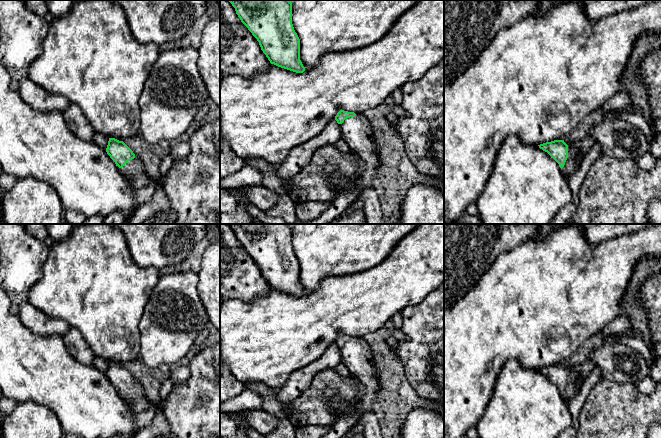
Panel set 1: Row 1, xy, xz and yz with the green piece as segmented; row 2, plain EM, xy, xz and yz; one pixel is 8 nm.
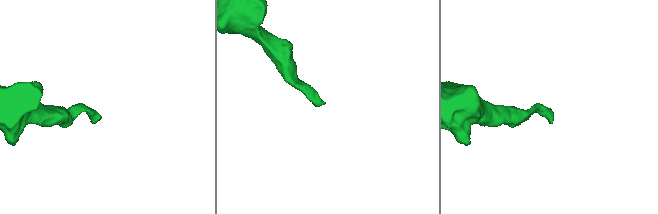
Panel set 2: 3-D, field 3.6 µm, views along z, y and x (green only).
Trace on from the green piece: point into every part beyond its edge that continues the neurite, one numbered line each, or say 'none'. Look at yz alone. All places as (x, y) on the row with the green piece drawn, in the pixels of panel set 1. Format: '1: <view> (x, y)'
1: yz (574, 159)

